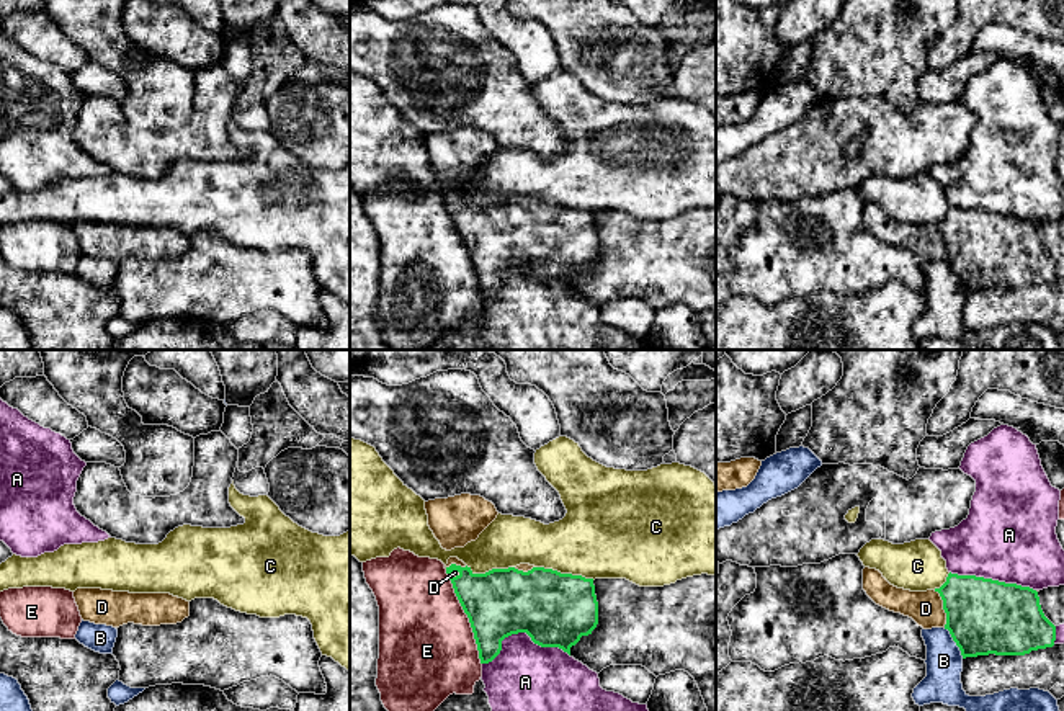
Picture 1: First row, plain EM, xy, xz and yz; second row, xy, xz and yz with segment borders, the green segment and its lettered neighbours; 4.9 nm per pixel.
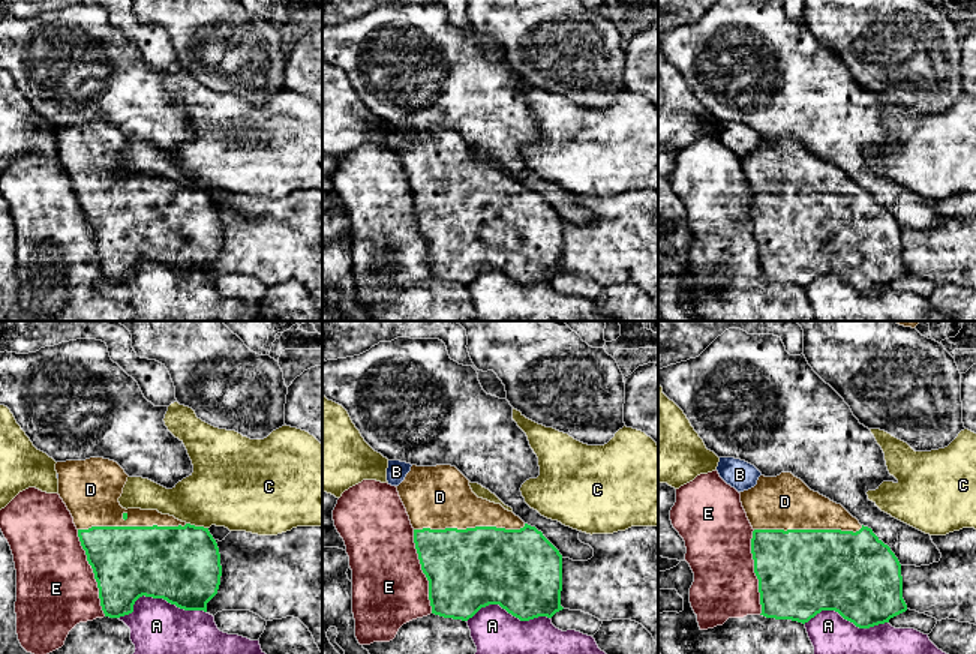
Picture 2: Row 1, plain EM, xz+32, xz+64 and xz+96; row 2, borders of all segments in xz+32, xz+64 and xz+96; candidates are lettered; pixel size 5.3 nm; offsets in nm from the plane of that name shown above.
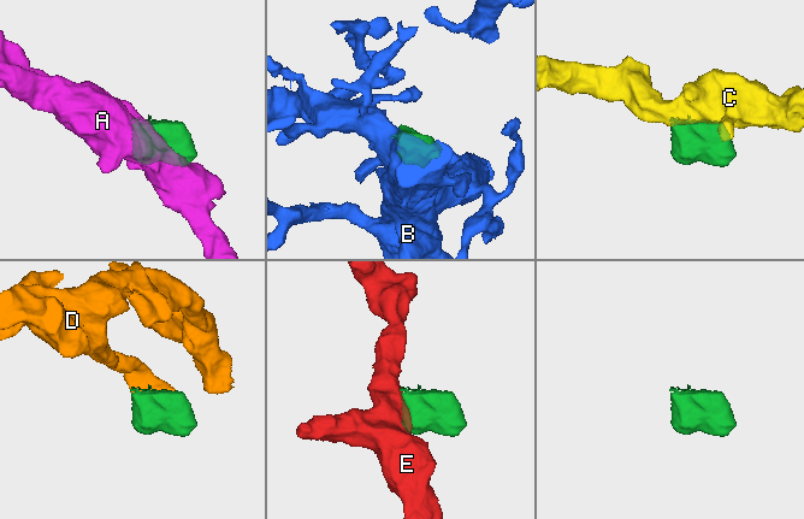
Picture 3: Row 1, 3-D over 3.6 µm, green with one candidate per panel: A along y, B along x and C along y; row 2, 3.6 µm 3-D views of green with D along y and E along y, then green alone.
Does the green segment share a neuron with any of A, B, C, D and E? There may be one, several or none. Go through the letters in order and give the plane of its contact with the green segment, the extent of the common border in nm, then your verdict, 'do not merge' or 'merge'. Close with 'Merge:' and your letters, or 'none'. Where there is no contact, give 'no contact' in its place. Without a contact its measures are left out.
A: xz | 440 nm | do not merge
B: yz | 180 nm | do not merge
C: xz | 300 nm | do not merge
D: yz | 190 nm | merge
E: xz | 500 nm | do not merge
Merge: D

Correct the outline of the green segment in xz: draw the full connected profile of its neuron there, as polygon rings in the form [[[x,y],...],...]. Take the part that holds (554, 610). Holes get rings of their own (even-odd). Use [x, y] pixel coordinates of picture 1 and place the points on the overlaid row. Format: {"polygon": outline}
{"polygon": [[[458,557],[448,559],[446,574],[469,618],[481,664],[492,662],[502,651],[502,641],[518,633],[526,633],[541,647],[559,647],[570,655],[570,647],[598,624],[593,579],[530,564],[474,574]]]}

